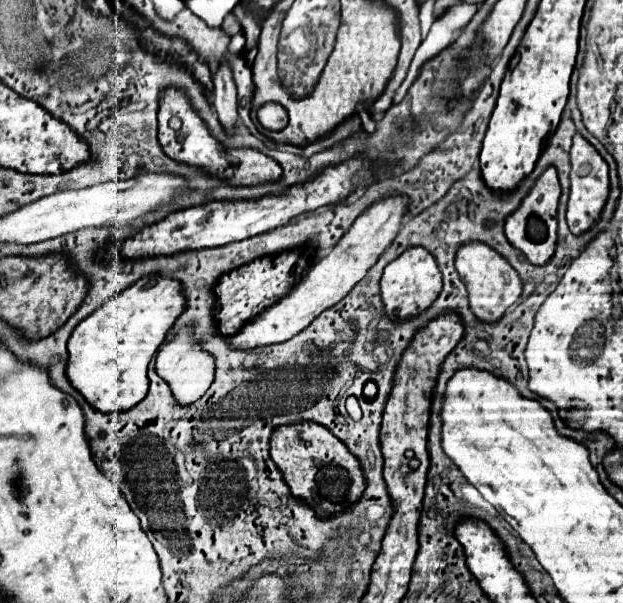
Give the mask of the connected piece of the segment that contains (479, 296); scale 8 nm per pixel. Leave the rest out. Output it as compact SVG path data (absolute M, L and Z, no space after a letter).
M469 242L461 246L455 258L455 266L461 280L465 282L469 290L469 306L477 320L495 324L507 312L507 308L515 304L521 296L523 284L521 284L519 274L511 268L511 264L501 254L497 254L493 248L481 242Z

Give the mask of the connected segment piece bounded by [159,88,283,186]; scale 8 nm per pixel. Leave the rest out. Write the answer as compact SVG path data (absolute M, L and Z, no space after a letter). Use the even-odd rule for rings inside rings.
M167 88L161 96L161 108L159 108L159 144L163 152L177 162L201 168L203 172L209 172L209 176L217 176L219 180L225 180L233 186L255 186L263 182L277 182L283 176L281 166L275 160L269 160L265 154L243 148L243 150L225 150L207 130L205 122L199 118L199 114L191 108L187 96L183 90ZM171 118L181 120L181 132L171 128Z

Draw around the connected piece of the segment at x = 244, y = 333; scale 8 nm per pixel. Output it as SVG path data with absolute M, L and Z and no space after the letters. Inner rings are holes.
M405 196L385 198L375 202L371 208L367 208L351 226L351 230L337 242L337 246L321 258L293 288L275 304L269 306L269 310L255 316L241 332L229 336L229 344L233 348L241 350L253 350L257 346L269 346L269 344L281 344L289 340L293 334L299 334L305 330L323 310L335 306L341 298L345 298L353 286L367 274L367 270L377 262L381 252L393 242L397 236L403 218L407 212L407 200Z

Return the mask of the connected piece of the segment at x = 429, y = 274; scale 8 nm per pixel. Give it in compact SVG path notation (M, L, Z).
M421 246L405 250L399 258L387 264L381 276L381 296L385 312L391 320L411 320L413 316L423 314L441 294L441 272L437 268L435 258Z

